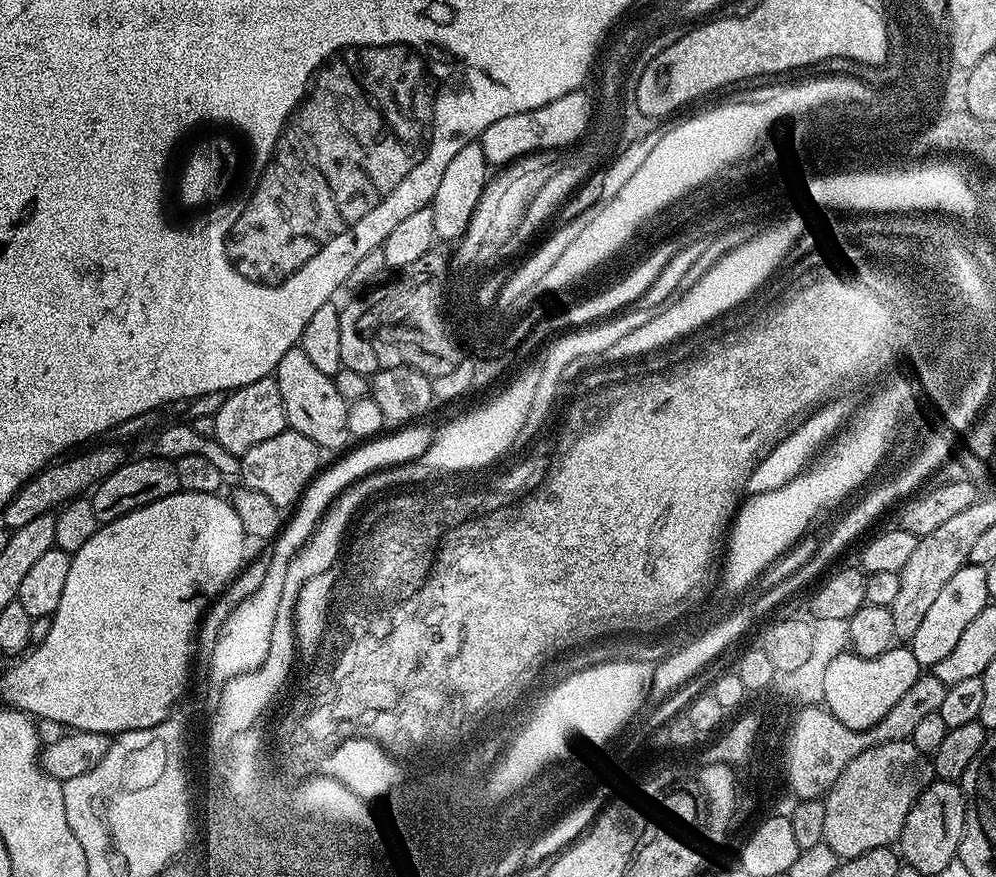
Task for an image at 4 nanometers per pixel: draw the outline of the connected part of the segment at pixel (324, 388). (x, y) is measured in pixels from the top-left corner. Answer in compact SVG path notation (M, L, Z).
M299 346L286 350L278 362L275 370L275 378L278 382L278 390L282 390L282 406L286 406L286 418L288 428L298 434L306 434L310 442L314 442L322 450L328 448L349 447L350 435L347 428L348 407L342 394L334 386L332 377L322 374L310 358Z

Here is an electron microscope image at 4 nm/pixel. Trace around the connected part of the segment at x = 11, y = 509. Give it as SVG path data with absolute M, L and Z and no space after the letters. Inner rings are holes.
M97 443L92 446L97 446L97 448L89 447L87 450L79 451L82 453L78 456L69 455L64 458L69 458L69 460L61 459L59 462L45 468L43 472L37 472L32 479L26 481L12 495L11 502L2 510L2 516L4 516L4 520L2 520L3 527L15 530L26 526L26 522L34 522L34 518L38 518L42 514L55 513L68 501L83 497L93 486L99 484L110 474L114 474L114 470L118 470L120 465L125 463L126 455L124 456L123 450L119 448L121 447L119 443L111 443ZM88 450L89 452L84 452Z

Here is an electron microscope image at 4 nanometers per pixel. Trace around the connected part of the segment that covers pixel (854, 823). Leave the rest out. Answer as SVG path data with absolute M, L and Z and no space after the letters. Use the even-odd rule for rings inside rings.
M911 739L899 740L898 742L886 742L885 744L876 744L873 748L867 748L862 754L858 754L858 758L854 758L844 767L842 774L836 779L832 789L826 793L824 805L826 806L826 826L824 827L824 843L829 844L835 851L836 855L841 858L849 856L857 856L866 850L874 850L875 848L886 848L895 845L900 839L900 831L906 822L906 814L910 814L912 804L916 797L920 795L922 789L929 783L930 780L930 760L927 755L920 753L919 750L913 746Z

